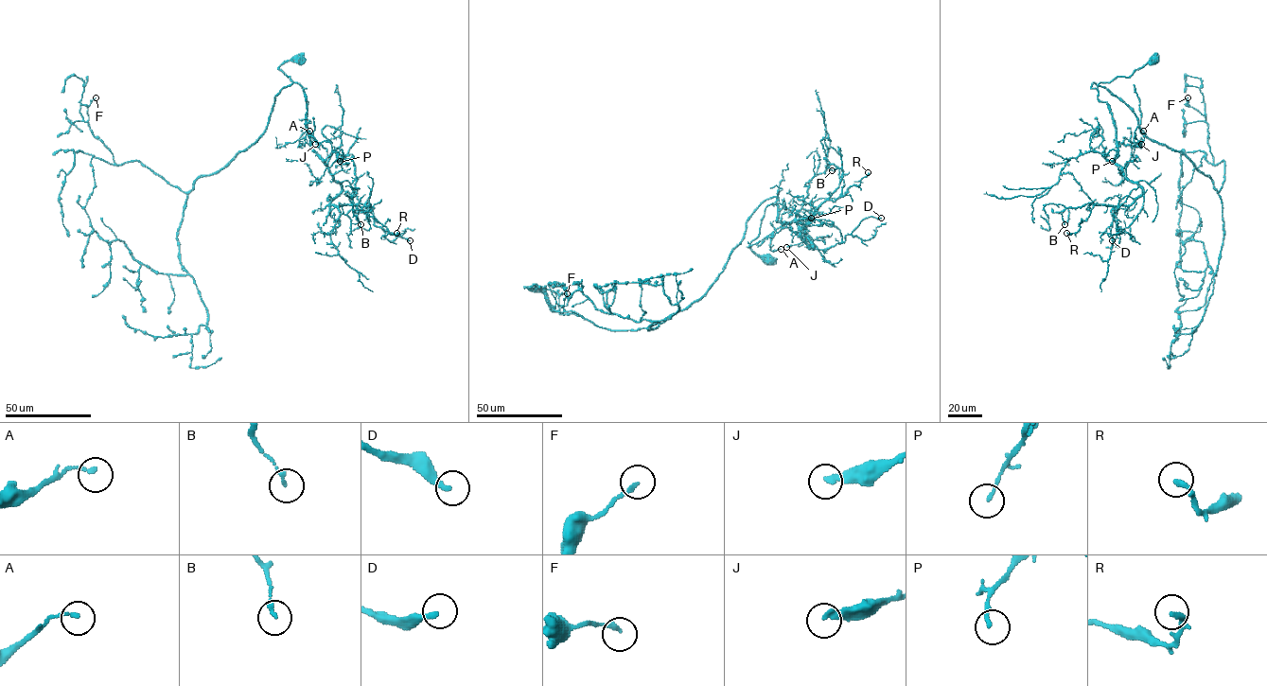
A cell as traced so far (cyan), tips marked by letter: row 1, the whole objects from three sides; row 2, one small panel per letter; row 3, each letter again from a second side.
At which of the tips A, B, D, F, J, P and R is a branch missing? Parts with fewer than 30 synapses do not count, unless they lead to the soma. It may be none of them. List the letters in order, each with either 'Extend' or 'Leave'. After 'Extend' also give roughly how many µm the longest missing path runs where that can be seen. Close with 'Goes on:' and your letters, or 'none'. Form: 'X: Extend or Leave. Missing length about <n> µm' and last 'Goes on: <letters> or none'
A: Leave
B: Leave
D: Extend. Missing length about 30 µm
F: Leave
J: Leave
P: Leave
R: Leave
Goes on: D

